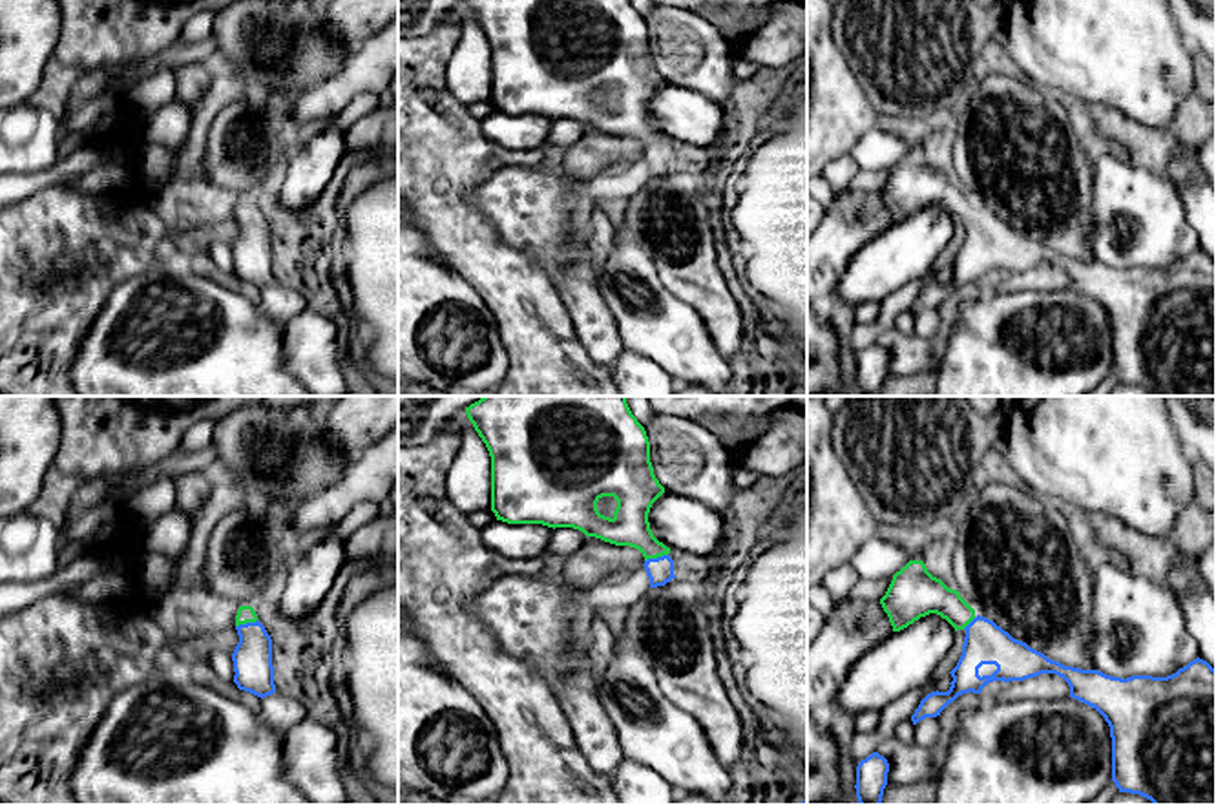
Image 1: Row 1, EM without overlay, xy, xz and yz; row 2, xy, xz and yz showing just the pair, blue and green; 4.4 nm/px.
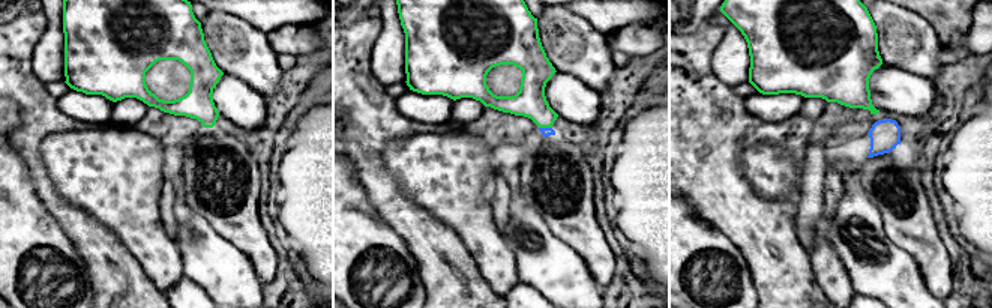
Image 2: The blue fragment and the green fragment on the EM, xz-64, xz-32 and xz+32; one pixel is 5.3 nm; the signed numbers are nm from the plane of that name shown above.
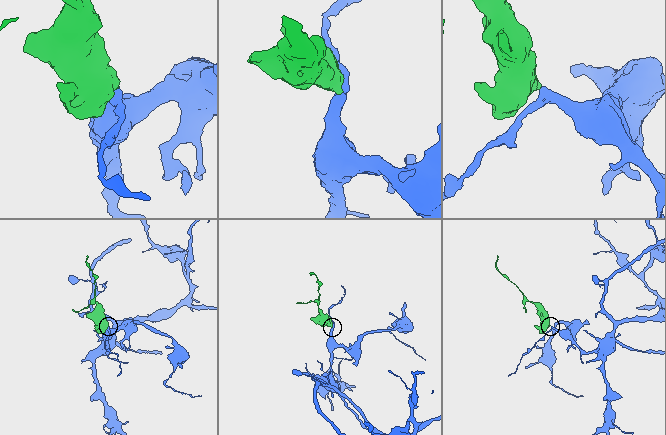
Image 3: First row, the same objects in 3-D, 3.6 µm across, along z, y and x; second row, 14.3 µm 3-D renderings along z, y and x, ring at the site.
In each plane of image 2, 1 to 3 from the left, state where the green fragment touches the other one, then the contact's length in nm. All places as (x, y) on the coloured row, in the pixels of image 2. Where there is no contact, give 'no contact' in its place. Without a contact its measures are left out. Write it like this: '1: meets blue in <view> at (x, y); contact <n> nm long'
1: no contact
2: meets blue in xz-32 at (545, 128); contact 70 nm long
3: no contact

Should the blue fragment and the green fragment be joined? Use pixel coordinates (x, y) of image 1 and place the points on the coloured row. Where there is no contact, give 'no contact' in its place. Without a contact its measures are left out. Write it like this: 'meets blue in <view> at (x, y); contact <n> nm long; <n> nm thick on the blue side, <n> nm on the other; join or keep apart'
meets blue in xz at (656, 559); contact 110 nm long; 120 nm thick on the blue side, 170 nm on the other; join

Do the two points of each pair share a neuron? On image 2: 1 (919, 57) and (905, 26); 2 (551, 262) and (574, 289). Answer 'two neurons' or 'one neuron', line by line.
1: one neuron
2: one neuron

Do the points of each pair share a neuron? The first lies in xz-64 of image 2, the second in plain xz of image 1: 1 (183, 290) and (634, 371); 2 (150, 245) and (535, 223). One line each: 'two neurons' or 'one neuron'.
1: one neuron
2: one neuron

